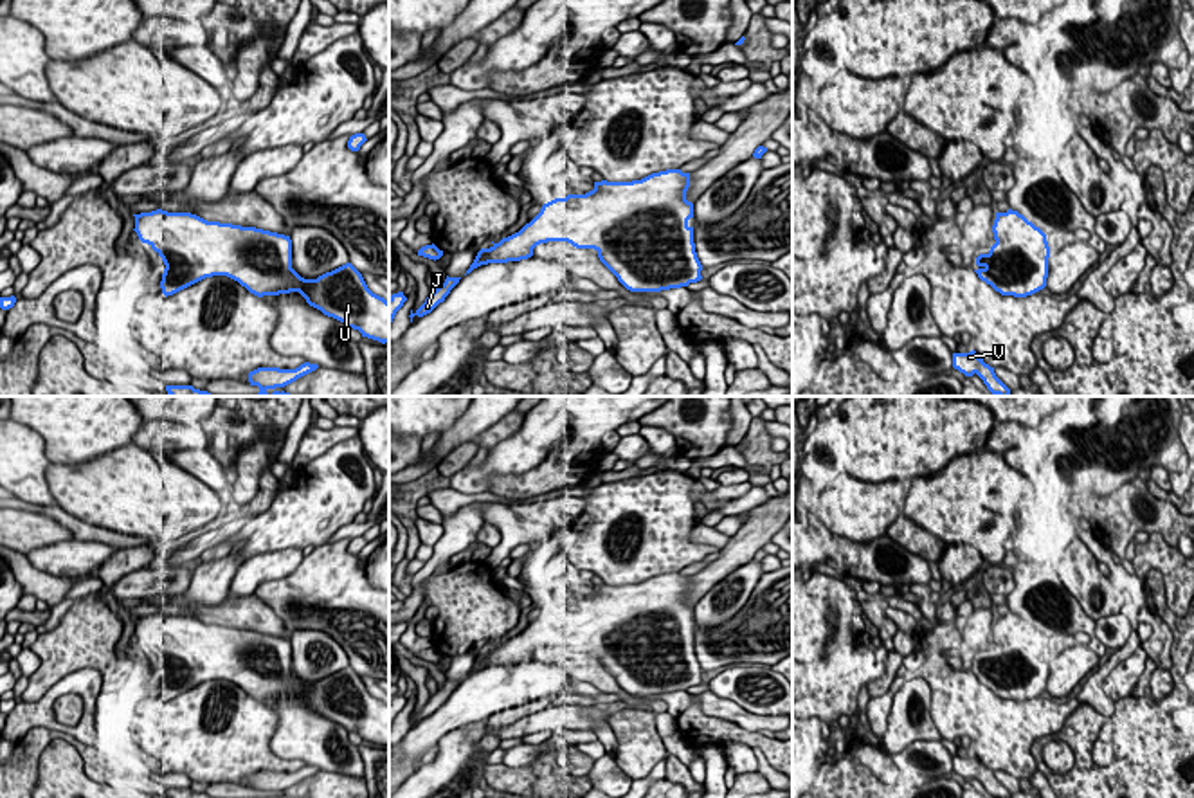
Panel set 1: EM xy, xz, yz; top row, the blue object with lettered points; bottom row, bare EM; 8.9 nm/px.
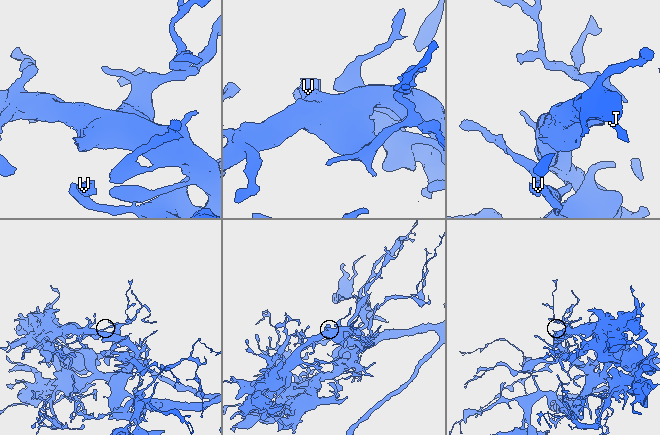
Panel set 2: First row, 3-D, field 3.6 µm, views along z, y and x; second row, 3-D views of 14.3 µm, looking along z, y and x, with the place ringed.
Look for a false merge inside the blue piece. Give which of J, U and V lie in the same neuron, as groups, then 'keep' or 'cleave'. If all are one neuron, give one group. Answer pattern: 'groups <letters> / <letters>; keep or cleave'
groups J U V; keep

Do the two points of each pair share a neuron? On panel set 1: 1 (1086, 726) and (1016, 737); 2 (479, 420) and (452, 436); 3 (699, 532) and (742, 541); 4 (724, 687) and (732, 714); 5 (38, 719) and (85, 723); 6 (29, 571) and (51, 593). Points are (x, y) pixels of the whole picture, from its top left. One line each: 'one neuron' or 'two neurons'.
1: two neurons
2: one neuron
3: two neurons
4: two neurons
5: one neuron
6: one neuron

